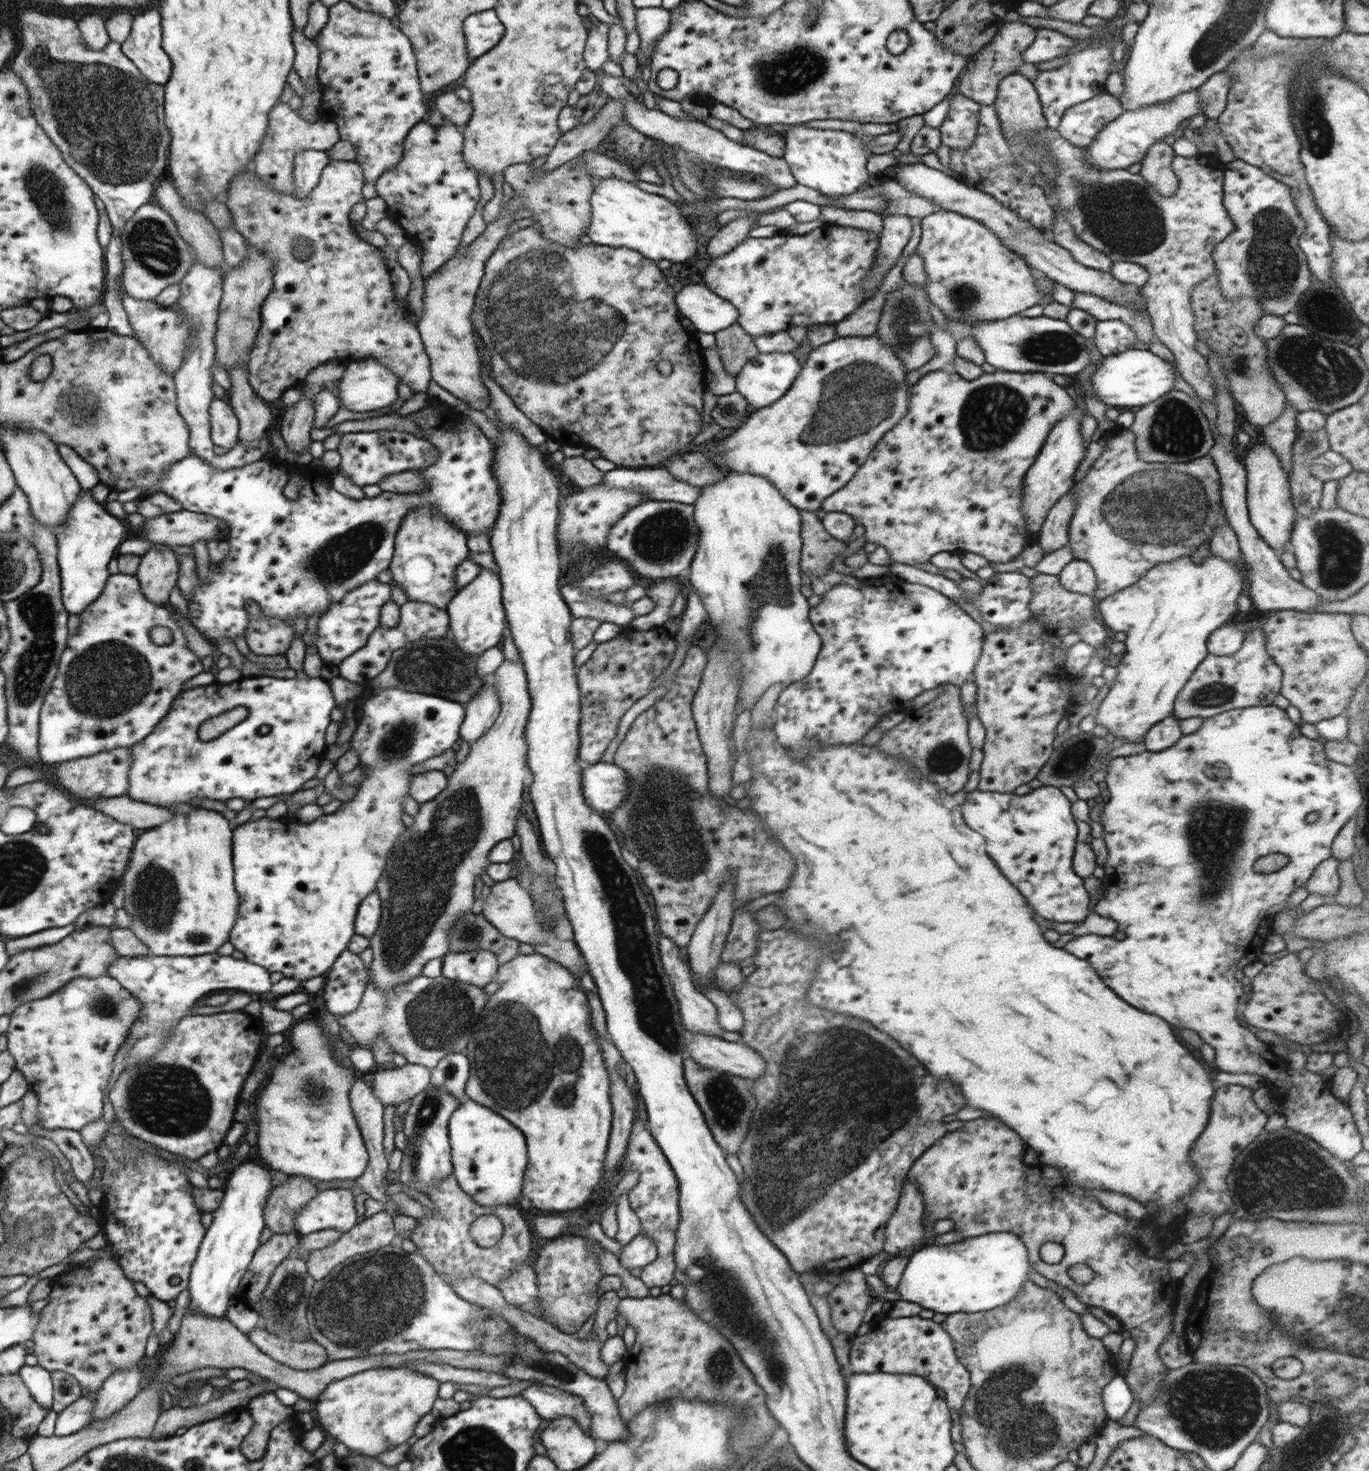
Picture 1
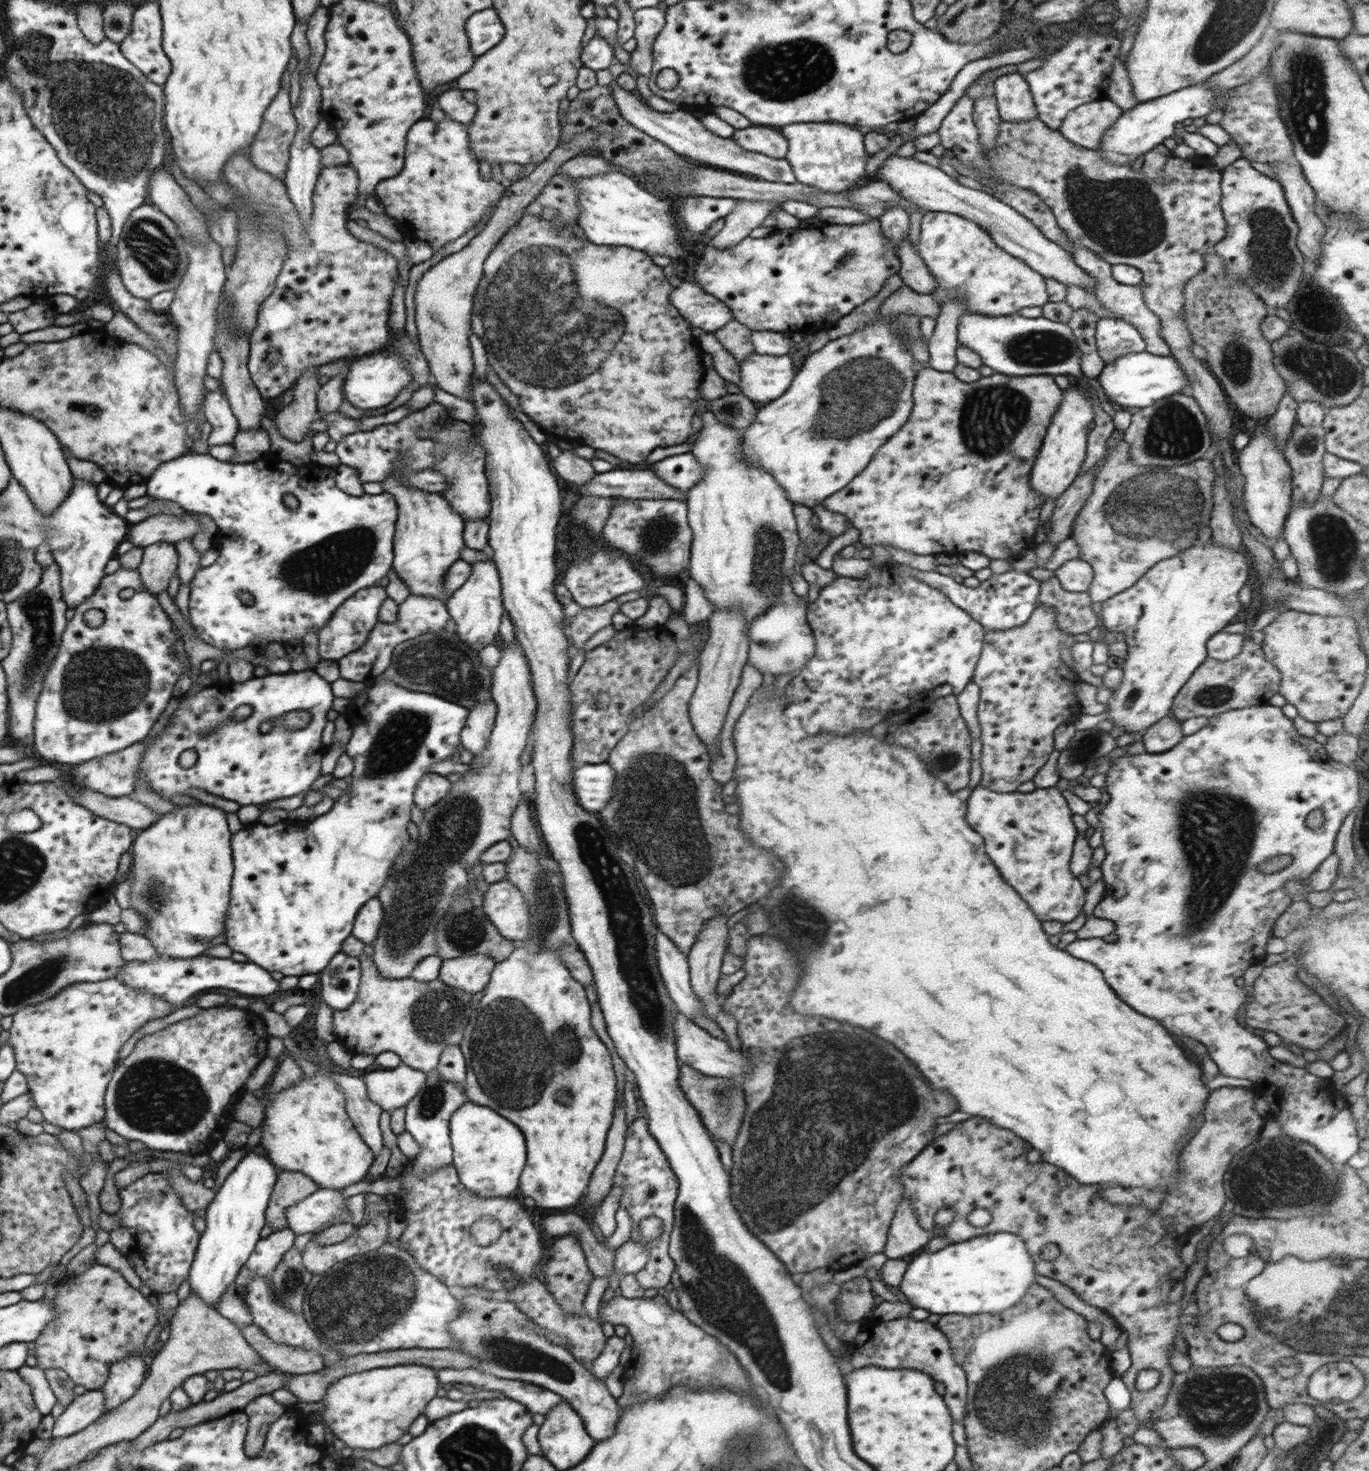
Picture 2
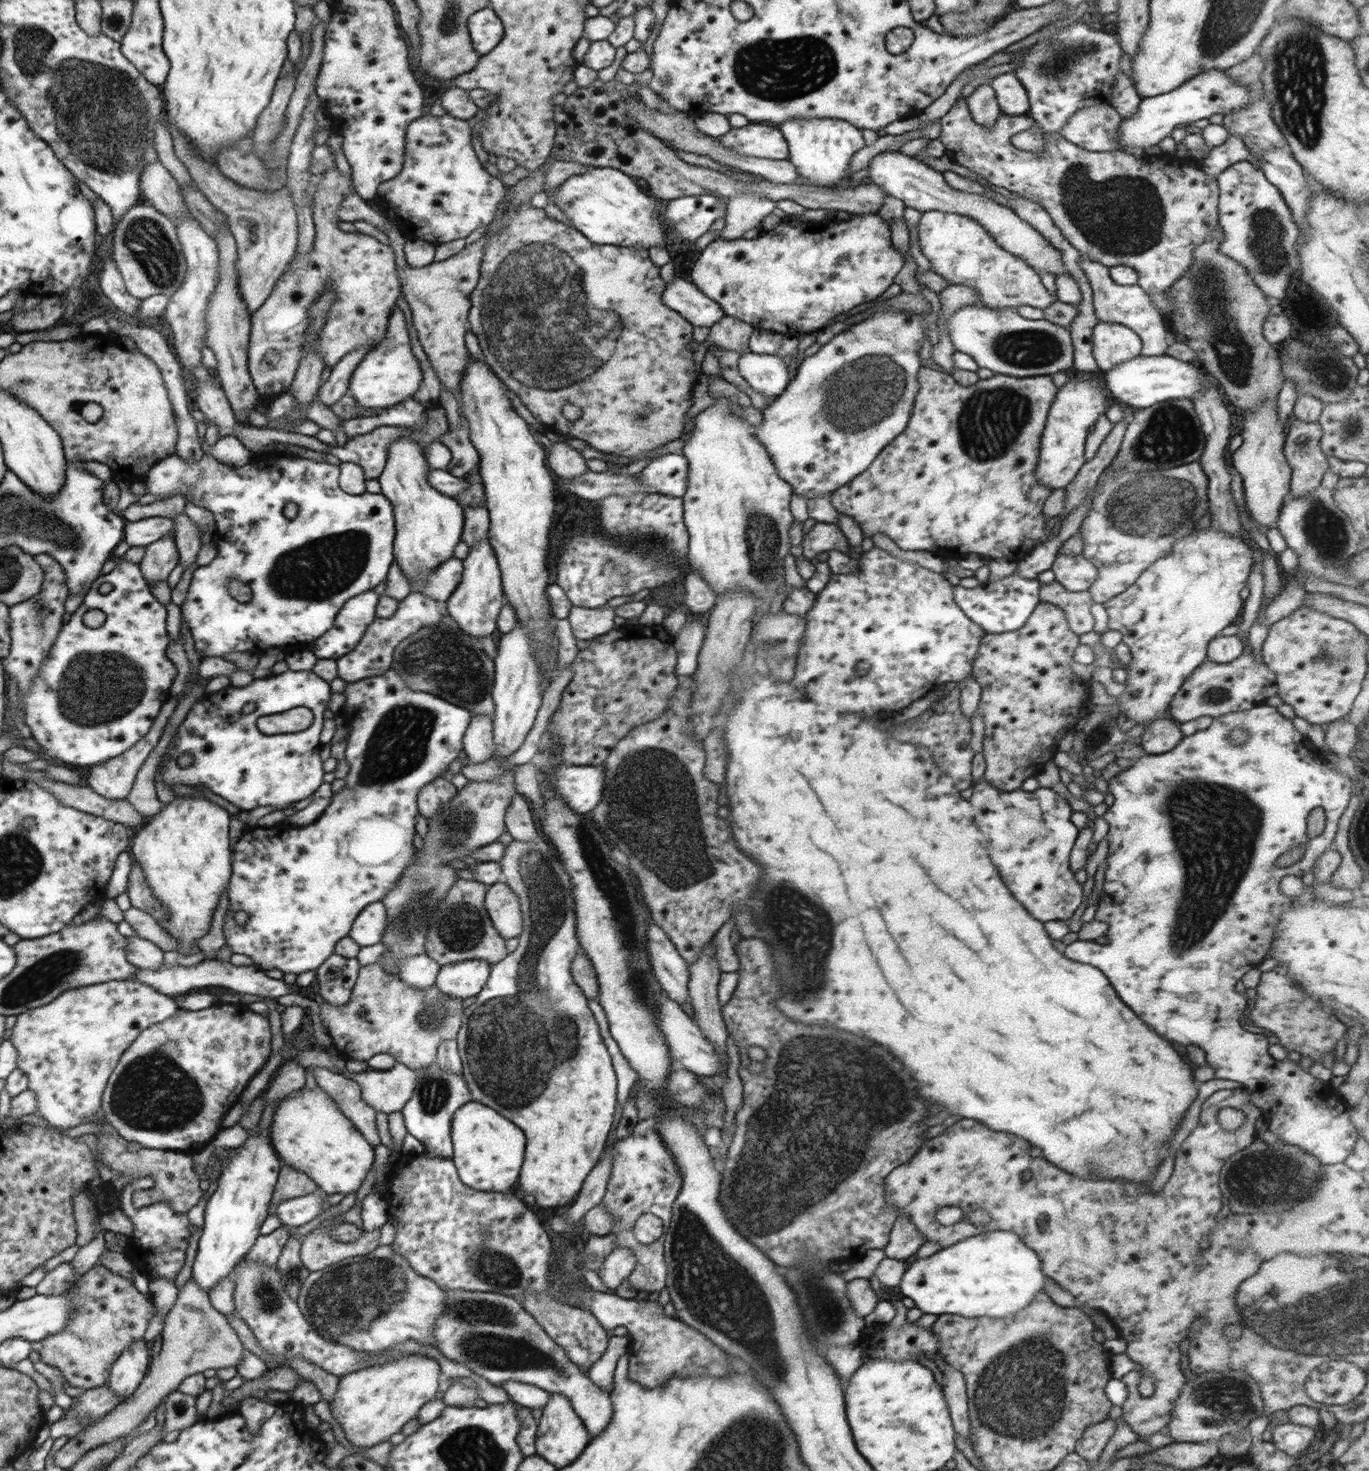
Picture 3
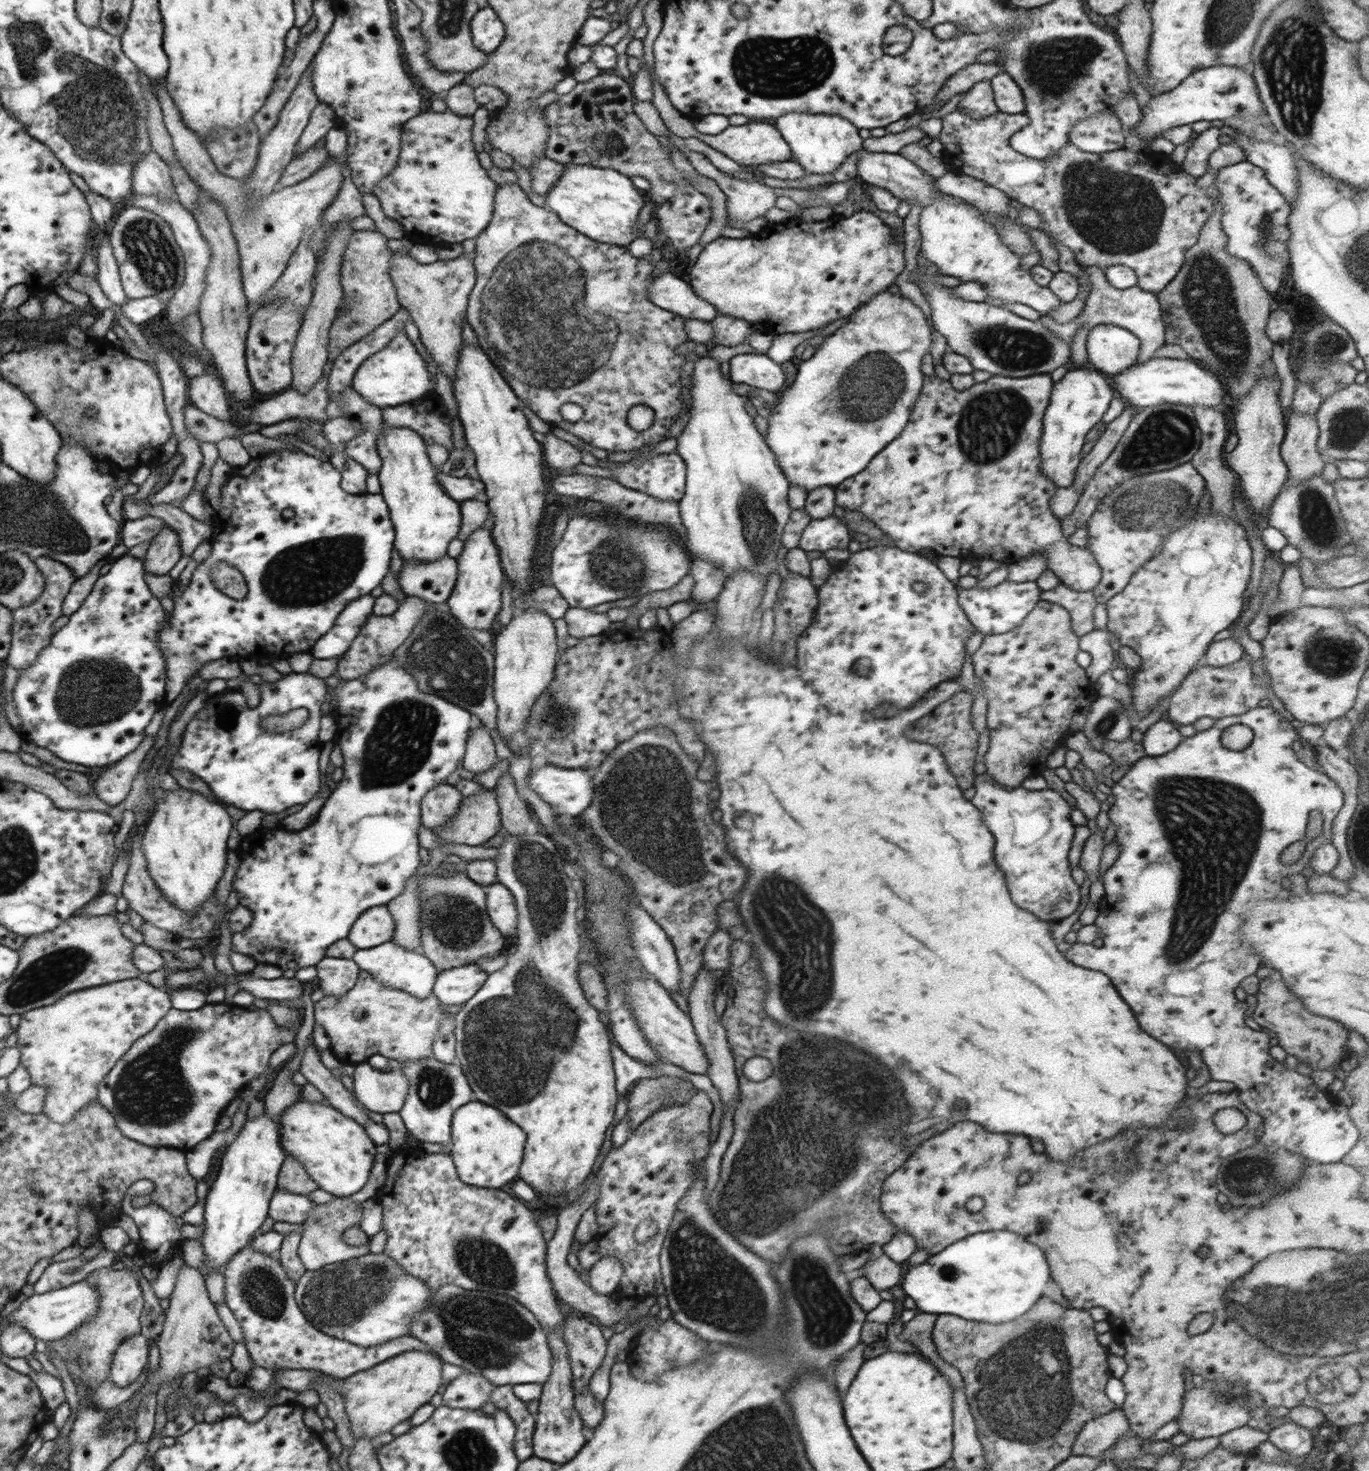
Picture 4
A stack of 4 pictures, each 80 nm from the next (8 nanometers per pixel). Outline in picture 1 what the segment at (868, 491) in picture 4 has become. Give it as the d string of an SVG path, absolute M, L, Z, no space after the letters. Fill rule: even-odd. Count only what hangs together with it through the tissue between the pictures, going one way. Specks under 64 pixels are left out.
M936 370L921 375L920 380L909 387L909 407L904 416L892 431L879 440L864 464L856 471L852 480L823 500L821 508L826 512L843 512L849 514L856 525L862 524L866 528L866 542L873 542L884 546L890 555L890 564L904 563L918 566L930 559L938 552L964 553L974 552L986 558L989 562L1010 562L1028 544L1027 518L1024 516L1021 504L1023 503L1023 480L1028 469L1034 464L1040 449L1044 446L1050 430L1063 416L1071 415L1076 408L1076 397L1070 394L1068 387L1056 384L1049 374L1036 372L1006 372L997 370L994 373L985 373L976 380L964 380L958 373ZM1072 559L1059 572L1060 584L1070 592L1077 592L1081 595L1096 596L1097 580L1094 569L1089 562Z

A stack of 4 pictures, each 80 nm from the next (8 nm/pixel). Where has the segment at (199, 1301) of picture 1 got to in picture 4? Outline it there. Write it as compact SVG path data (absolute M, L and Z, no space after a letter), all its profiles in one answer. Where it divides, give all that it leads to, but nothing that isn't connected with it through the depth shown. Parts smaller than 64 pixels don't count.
M265 1112L256 1118L247 1118L236 1140L226 1147L224 1154L225 1156L222 1156L220 1160L218 1176L212 1182L212 1187L205 1198L205 1229L200 1242L207 1262L198 1268L204 1278L212 1271L223 1272L228 1261L231 1261L240 1250L249 1248L252 1242L250 1238L269 1217L269 1202L276 1192L277 1179L286 1158L284 1148L280 1146L280 1123L272 1121L272 1118Z

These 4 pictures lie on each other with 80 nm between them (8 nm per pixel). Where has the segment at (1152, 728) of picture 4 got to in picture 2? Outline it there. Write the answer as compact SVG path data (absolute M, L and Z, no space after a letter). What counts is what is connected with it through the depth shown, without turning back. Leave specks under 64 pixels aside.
M1173 716L1158 720L1139 736L1147 753L1166 752L1176 746L1182 737L1181 721Z

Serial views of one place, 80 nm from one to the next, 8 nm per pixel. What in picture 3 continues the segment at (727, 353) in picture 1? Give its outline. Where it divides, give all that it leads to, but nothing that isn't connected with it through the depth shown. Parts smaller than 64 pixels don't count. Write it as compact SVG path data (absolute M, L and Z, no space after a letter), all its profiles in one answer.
M724 315L711 326L707 340L714 342L723 350L735 350L740 353L746 353L750 352L749 338L754 330L756 329L751 324Z

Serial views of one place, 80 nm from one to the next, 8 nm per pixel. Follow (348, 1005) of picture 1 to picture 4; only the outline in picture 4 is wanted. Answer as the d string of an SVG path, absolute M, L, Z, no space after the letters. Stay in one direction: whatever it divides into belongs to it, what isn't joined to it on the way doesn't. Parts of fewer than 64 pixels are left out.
M324 957L316 965L318 988L325 996L340 998L355 984L359 977L359 966L352 959Z

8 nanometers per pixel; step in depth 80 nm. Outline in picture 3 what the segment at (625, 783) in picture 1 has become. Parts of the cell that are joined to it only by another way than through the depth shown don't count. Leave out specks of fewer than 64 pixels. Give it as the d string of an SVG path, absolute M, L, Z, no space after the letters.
M560 765L554 772L551 786L576 813L590 813L601 801L604 790L604 766Z

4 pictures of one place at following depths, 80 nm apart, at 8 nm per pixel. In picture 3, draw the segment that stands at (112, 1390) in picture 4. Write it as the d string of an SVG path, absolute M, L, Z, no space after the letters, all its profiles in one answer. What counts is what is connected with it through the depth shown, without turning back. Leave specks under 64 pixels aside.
M106 1384L103 1386L83 1391L78 1397L76 1407L71 1407L66 1417L49 1425L50 1438L58 1439L60 1436L73 1437L84 1430L88 1424L96 1422L105 1414L120 1404L122 1397L110 1392Z

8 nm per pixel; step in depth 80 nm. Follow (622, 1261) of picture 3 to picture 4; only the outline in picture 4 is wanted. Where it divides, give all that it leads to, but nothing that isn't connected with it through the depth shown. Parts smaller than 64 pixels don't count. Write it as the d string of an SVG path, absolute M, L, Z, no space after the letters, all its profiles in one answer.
M602 1257L589 1268L589 1287L598 1294L609 1295L619 1288L623 1264L617 1257Z

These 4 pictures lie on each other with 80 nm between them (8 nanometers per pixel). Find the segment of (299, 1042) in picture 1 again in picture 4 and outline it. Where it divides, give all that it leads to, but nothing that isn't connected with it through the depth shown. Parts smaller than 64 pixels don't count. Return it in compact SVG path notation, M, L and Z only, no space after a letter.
M298 1098L280 1116L280 1146L286 1156L304 1165L318 1187L336 1197L356 1194L368 1182L377 1146L358 1122L343 1116L331 1105L310 1103Z

